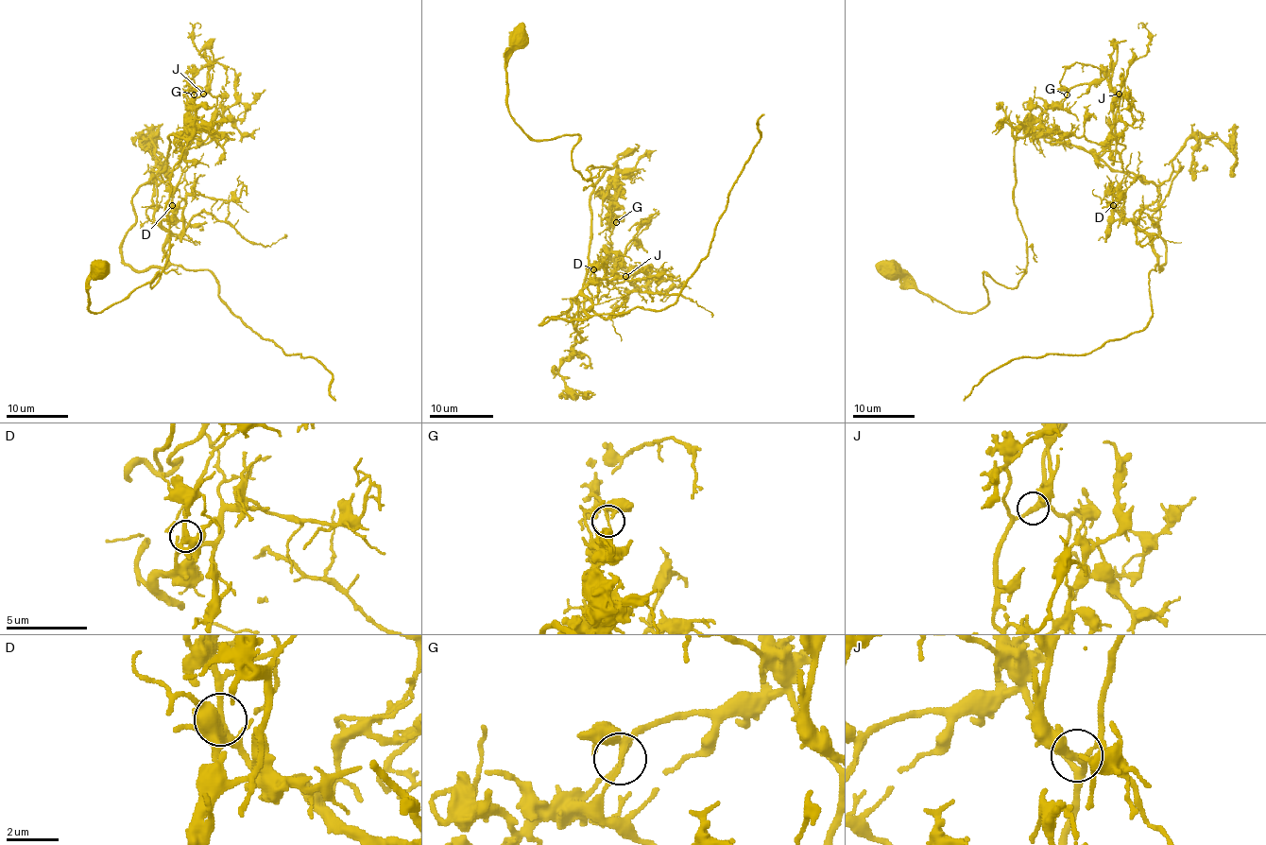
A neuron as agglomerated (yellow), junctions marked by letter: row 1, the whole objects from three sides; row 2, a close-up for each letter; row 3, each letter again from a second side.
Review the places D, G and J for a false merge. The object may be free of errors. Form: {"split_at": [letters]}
{"split_at": ["G"]}

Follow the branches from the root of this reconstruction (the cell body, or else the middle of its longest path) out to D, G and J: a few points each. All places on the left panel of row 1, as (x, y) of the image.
D: (97, 268), (92, 312), (157, 283), (186, 145), (175, 134), (153, 219), (172, 205)
G: (97, 268), (87, 279), (92, 312), (158, 273), (157, 283), (194, 94)
J: (97, 268), (87, 279), (92, 312), (158, 273), (157, 283), (170, 173), (194, 130), (187, 83), (203, 94)

